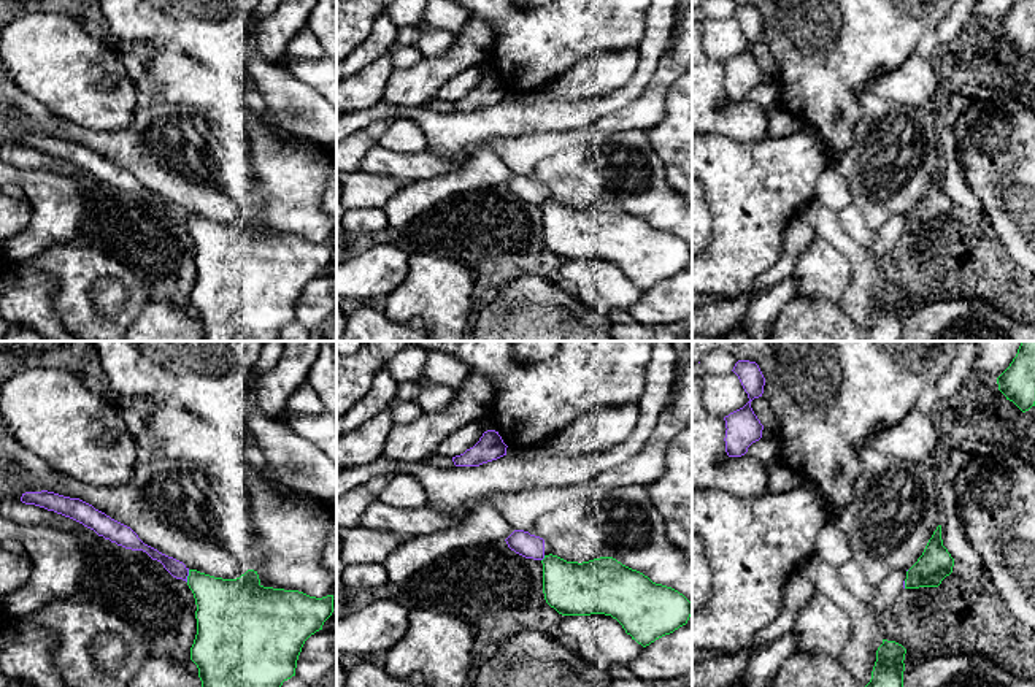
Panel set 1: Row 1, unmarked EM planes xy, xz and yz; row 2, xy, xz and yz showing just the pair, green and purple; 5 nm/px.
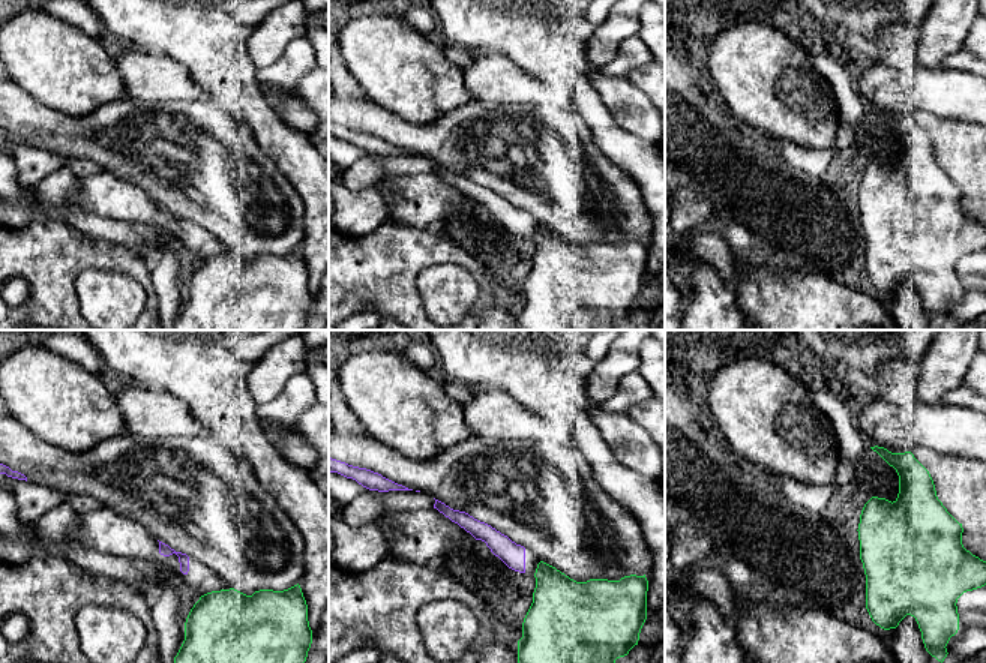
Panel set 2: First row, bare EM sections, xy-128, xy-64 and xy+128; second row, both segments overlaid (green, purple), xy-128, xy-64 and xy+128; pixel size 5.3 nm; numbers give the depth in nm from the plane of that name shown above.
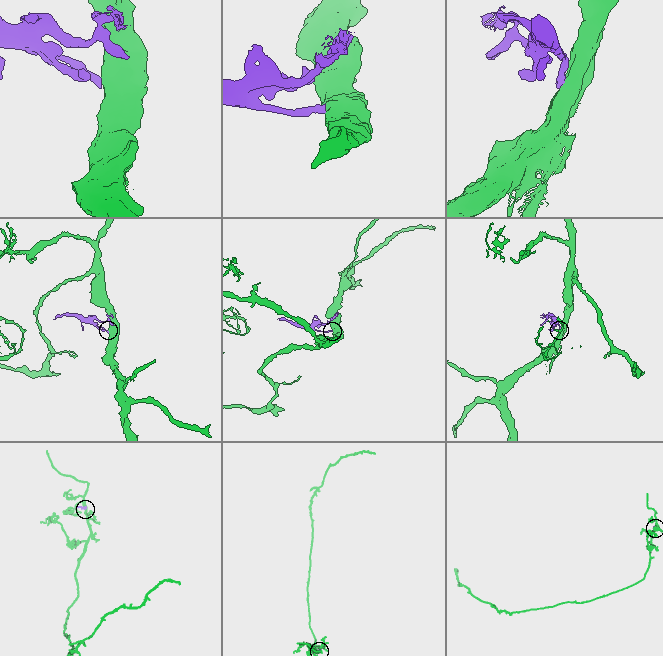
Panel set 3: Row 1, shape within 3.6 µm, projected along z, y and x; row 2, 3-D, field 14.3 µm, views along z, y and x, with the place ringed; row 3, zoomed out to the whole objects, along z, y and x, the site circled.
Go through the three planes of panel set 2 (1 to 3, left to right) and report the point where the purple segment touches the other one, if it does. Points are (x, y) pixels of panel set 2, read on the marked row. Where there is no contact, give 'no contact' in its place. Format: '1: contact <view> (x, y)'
1: no contact
2: no contact
3: no contact

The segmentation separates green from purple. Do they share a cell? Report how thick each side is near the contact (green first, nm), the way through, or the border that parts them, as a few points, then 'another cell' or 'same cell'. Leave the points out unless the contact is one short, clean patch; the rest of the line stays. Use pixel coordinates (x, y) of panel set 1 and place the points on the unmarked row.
300/90 nm | along xy (189, 214), (186, 226) | another cell

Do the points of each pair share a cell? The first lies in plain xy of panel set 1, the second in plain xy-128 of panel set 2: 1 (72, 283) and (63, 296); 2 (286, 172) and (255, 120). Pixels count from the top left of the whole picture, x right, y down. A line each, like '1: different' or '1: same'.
1: same
2: different

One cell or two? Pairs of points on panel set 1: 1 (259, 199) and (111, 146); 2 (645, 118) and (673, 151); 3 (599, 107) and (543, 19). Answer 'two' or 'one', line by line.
1: one
2: one
3: two

